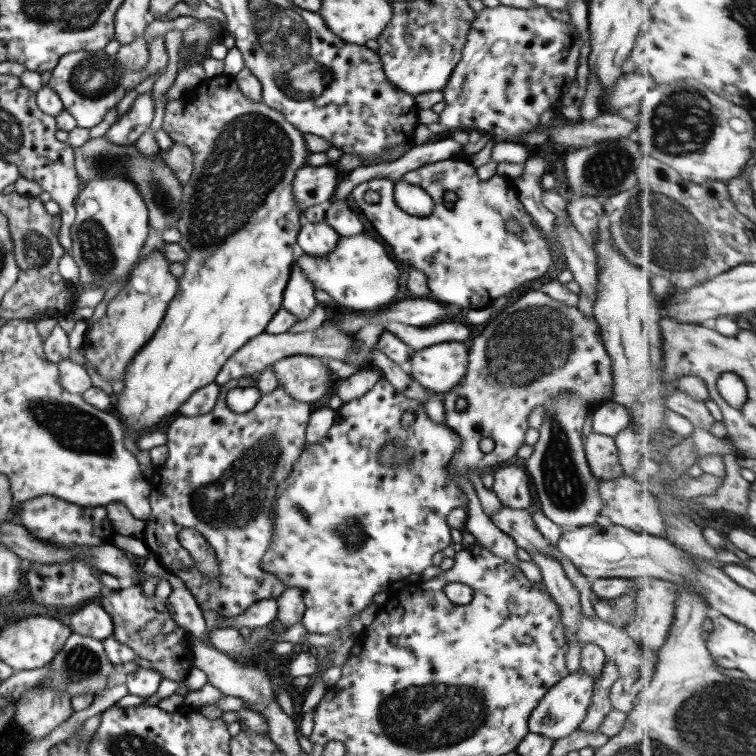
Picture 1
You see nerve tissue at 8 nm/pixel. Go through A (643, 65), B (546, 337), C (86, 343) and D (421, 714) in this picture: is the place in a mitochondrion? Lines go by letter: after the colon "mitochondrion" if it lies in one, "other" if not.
A: other
B: mitochondrion
C: other
D: mitochondrion

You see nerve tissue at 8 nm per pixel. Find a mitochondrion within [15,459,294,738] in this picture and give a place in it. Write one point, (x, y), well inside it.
(81, 664)

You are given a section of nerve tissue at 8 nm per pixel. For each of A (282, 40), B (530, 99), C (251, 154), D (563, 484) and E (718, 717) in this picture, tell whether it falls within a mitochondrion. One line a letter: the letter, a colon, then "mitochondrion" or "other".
A: mitochondrion
B: other
C: mitochondrion
D: mitochondrion
E: mitochondrion

